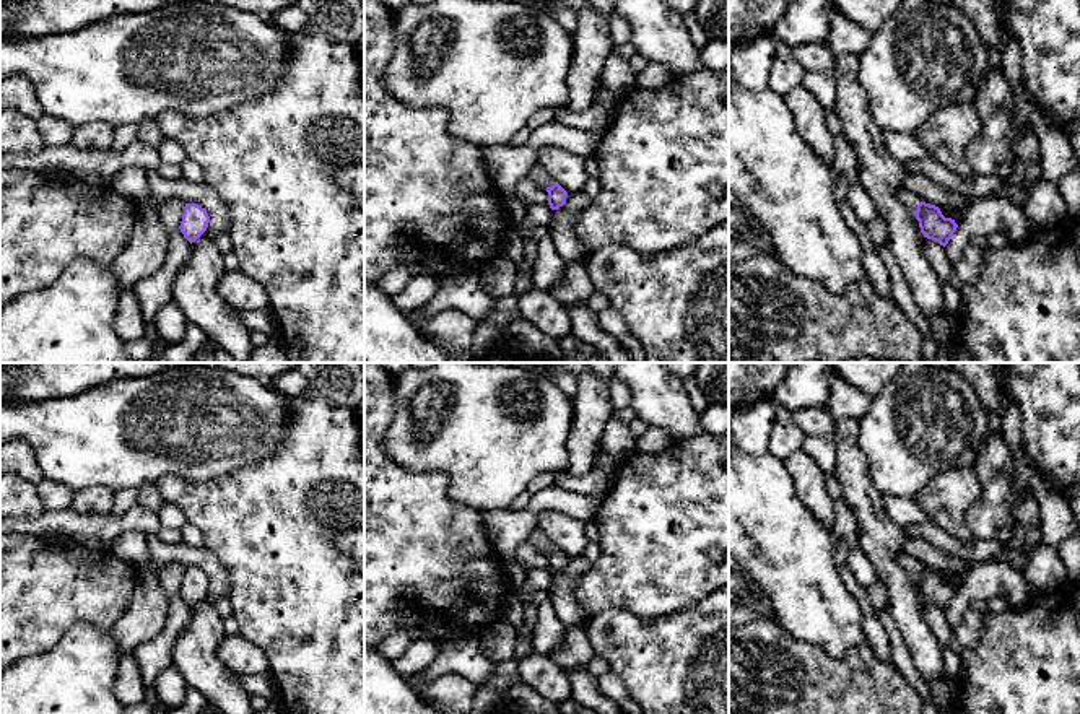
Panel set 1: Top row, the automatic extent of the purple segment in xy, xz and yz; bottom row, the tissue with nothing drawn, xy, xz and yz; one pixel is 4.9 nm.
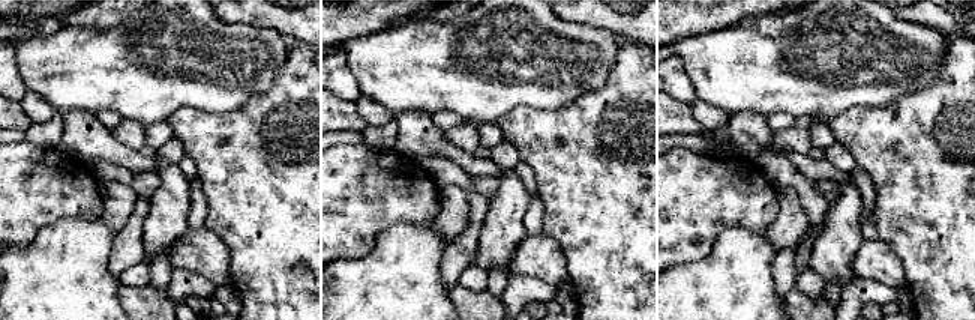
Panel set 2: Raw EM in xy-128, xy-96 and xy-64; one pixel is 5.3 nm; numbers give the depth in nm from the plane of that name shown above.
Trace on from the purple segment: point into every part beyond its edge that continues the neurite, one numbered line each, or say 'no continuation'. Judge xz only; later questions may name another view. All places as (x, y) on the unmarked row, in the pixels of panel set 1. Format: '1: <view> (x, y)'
1: xz (537, 537)

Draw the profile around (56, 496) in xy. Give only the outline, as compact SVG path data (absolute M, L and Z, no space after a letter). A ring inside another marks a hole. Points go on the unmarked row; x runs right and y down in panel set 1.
M42 478L36 485L44 511L63 511L72 507L75 491L60 481Z

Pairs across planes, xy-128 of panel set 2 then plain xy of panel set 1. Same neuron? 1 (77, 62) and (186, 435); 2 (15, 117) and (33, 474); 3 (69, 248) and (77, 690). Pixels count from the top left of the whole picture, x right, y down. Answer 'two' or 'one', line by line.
1: one
2: two
3: one

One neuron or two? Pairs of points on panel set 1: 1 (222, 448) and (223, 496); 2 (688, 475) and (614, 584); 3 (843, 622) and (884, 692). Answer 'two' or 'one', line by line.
1: two
2: one
3: two

